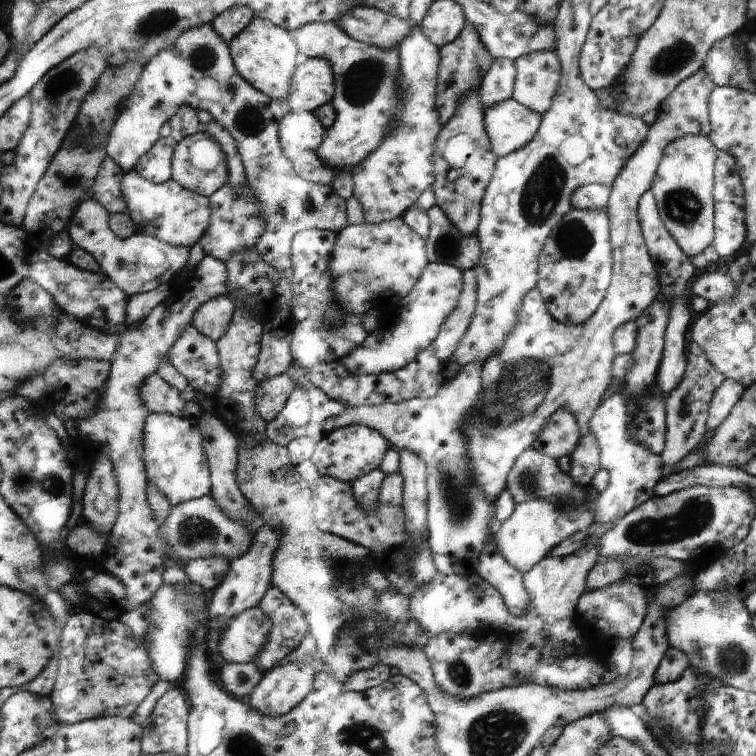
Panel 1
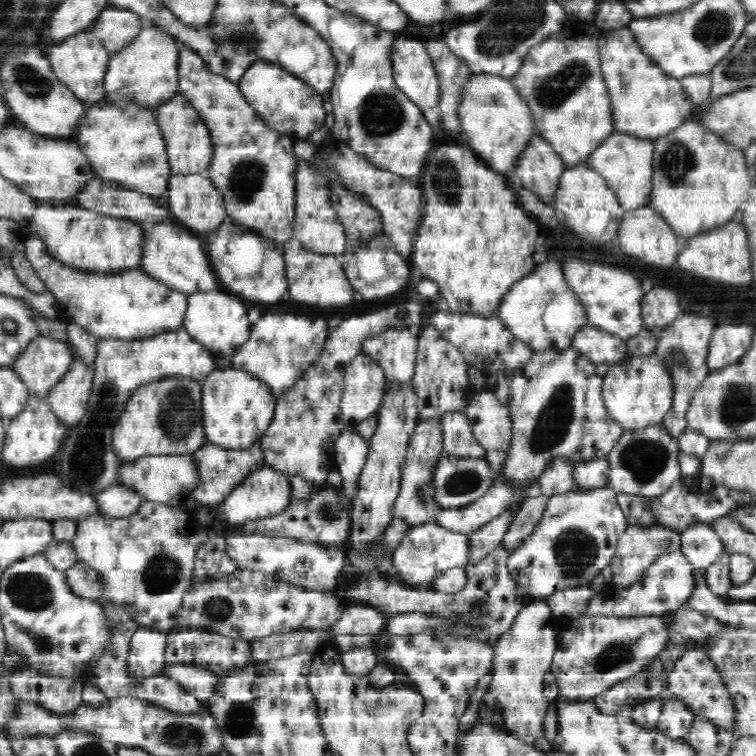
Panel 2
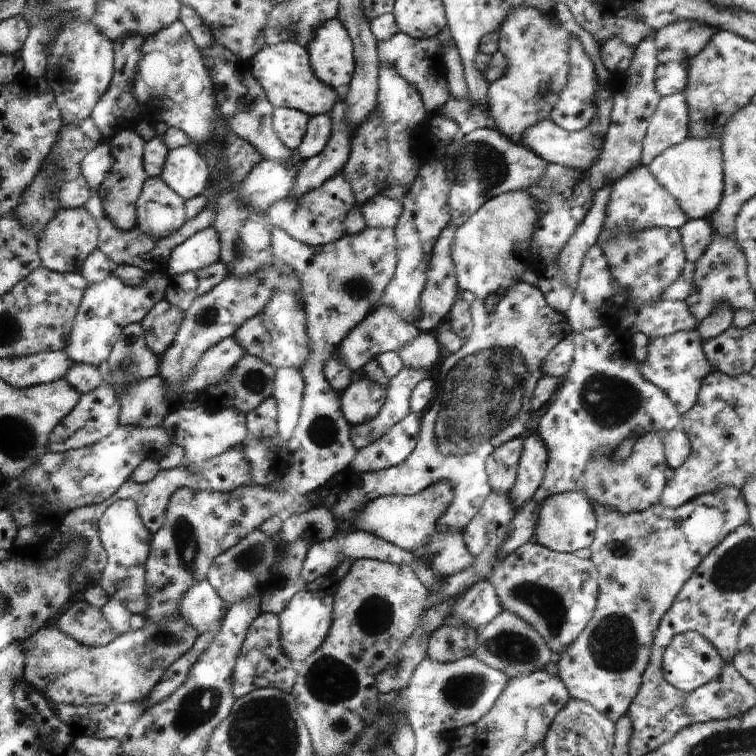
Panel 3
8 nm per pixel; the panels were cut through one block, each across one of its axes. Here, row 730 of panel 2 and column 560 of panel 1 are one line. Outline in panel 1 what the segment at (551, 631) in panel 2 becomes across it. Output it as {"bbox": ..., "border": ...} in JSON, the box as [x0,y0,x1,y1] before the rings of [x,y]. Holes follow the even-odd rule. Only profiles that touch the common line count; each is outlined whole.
{"bbox":[492,494,593,572],"border":[[[586,494],[586,500],[572,502],[566,498],[558,498],[556,502],[548,500],[526,500],[516,503],[514,513],[508,520],[497,524],[492,533],[494,541],[501,548],[506,561],[519,572],[528,572],[534,565],[546,559],[558,544],[565,542],[570,536],[584,532],[593,522],[593,498]]]}

